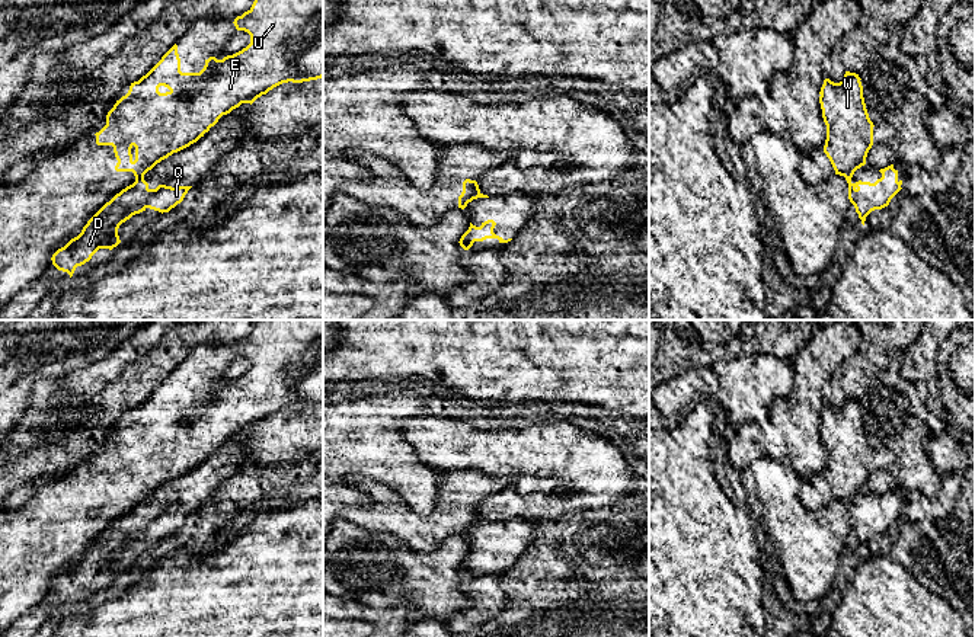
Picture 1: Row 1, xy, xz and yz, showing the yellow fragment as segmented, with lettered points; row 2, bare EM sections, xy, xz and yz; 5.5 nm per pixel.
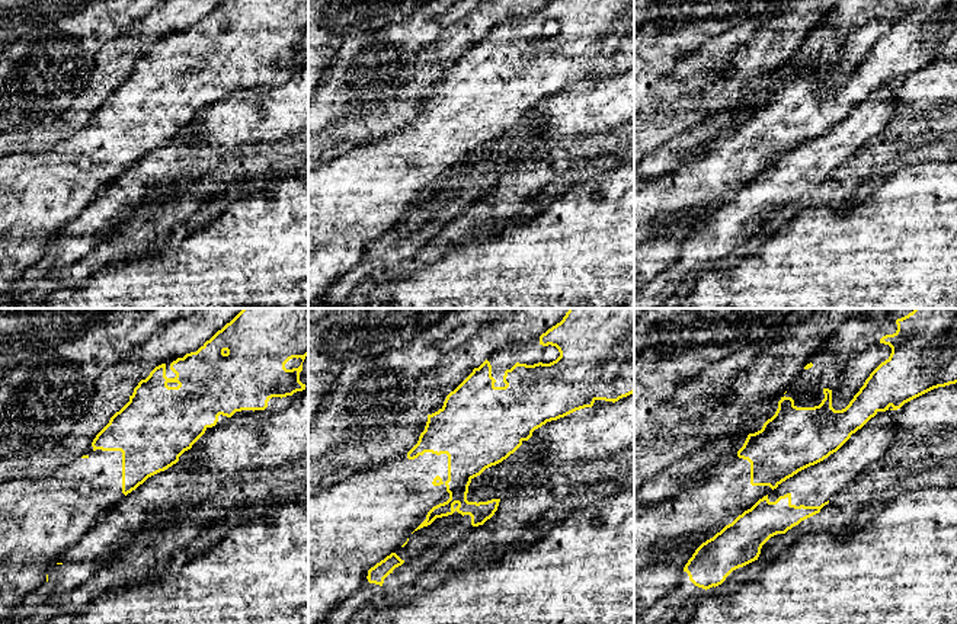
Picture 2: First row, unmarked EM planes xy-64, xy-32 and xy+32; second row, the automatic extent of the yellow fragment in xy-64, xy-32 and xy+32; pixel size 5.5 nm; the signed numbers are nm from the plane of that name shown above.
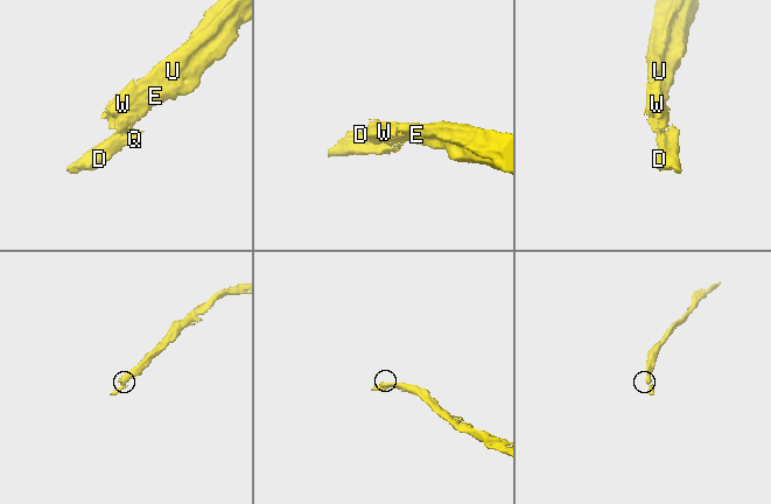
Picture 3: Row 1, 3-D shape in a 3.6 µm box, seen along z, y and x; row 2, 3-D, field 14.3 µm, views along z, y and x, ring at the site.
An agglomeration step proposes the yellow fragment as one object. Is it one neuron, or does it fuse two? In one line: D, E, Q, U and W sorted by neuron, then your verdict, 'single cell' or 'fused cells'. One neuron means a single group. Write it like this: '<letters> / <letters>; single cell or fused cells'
D Q / E U W; fused cells

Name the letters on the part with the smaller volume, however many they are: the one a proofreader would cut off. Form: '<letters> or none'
D, Q

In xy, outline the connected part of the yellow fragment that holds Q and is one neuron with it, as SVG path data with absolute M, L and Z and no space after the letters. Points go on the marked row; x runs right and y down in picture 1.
M141 175L132 185L106 202L77 237L52 255L52 265L71 278L76 268L89 262L99 249L112 250L121 243L118 228L122 223L147 208L162 214L169 212L183 201L191 188L159 185L156 189L150 189L144 175Z

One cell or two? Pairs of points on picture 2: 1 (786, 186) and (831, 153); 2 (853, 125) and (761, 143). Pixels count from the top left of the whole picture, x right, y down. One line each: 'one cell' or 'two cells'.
1: one cell
2: two cells

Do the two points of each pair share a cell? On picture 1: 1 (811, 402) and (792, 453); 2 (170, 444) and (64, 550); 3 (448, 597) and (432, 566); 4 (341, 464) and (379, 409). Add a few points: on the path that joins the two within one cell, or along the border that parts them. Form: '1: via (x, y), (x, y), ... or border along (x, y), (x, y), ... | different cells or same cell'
1: via (799, 415), (799, 439) | same cell
2: via (140, 458), (76, 519) | same cell
3: via (441, 589), (432, 581), (432, 573) | same cell
4: via (354, 451), (355, 432), (365, 422) | same cell

